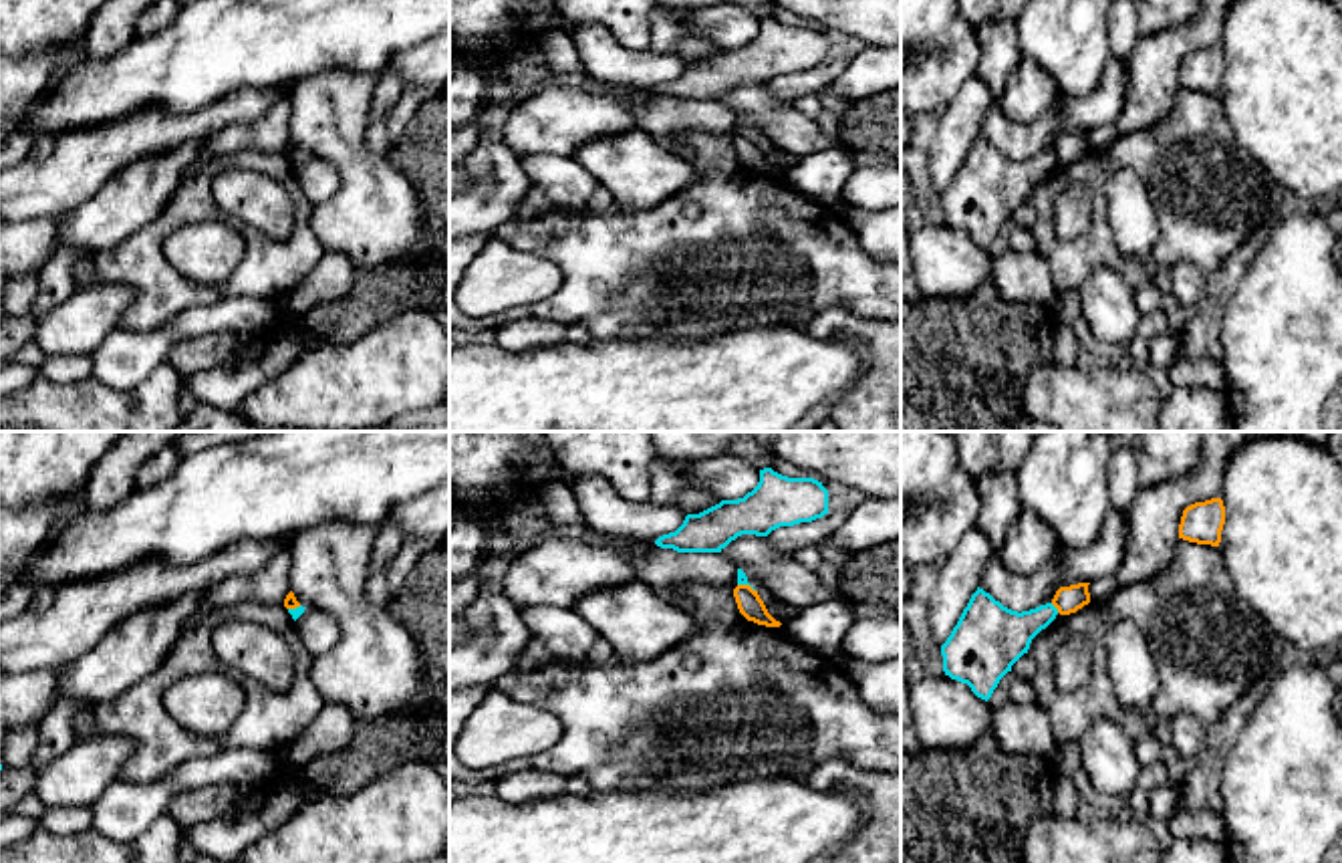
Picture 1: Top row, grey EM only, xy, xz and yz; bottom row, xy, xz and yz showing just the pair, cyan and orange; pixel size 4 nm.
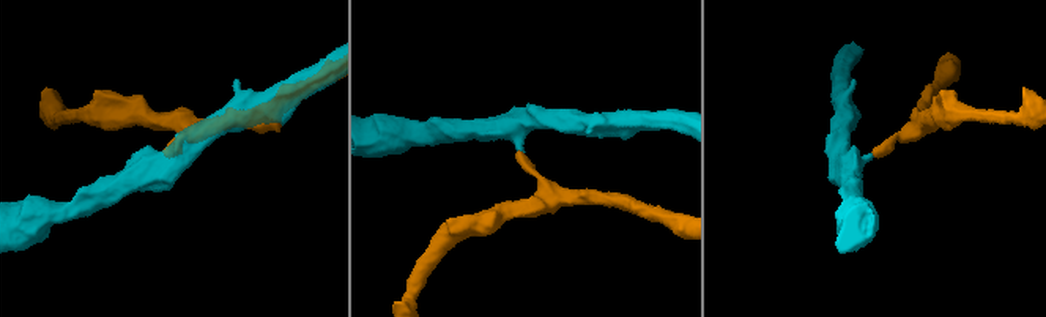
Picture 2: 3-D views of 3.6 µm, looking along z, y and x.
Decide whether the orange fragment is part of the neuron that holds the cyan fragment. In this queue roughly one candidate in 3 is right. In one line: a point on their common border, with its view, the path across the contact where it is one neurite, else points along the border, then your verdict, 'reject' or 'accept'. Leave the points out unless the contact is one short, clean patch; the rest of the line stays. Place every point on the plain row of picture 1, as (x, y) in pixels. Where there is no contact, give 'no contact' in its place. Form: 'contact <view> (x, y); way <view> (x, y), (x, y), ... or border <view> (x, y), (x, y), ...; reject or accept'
contact yz (1054, 156); border yz (1050, 152), (1058, 160); reject

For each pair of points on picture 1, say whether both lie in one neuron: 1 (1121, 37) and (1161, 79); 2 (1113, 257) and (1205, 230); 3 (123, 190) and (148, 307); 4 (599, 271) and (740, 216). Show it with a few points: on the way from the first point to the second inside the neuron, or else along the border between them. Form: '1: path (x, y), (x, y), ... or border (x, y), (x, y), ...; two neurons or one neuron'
1: border (1141, 35), (1125, 59); two neurons
2: path (1135, 267), (1147, 267), (1183, 238); one neuron
3: border (170, 202), (148, 224), (113, 247), (91, 255); two neurons
4: path (633, 265), (674, 236), (706, 236); one neuron

